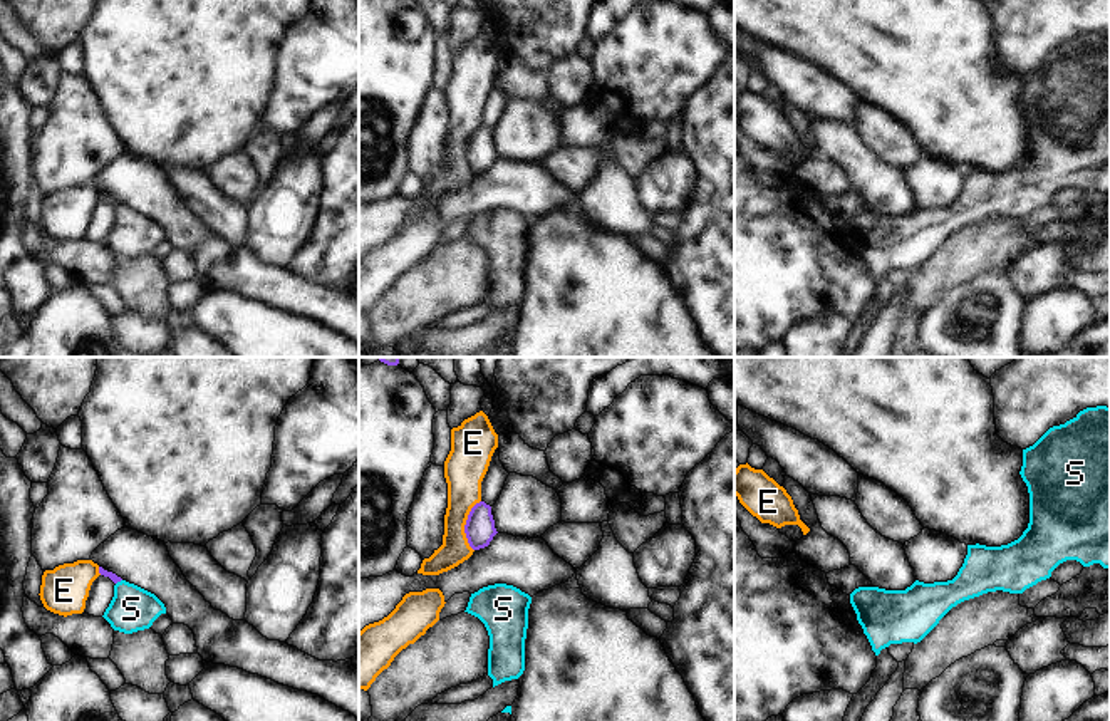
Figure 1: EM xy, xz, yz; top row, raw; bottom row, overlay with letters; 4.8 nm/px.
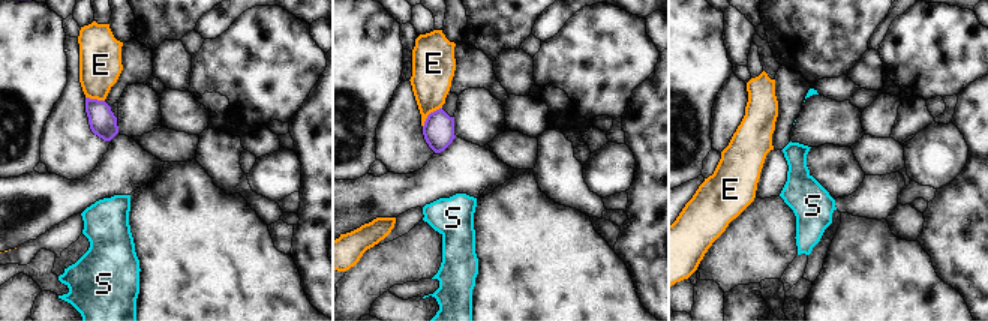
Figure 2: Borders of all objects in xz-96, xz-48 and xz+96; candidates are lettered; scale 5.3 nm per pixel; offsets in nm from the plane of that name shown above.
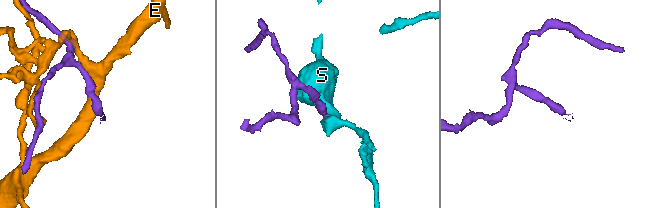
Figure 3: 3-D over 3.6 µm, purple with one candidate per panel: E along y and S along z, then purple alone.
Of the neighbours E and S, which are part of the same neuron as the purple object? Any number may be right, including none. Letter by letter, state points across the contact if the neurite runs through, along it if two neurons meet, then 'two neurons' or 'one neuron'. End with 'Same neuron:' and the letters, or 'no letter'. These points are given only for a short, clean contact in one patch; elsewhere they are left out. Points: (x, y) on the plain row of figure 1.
E: two neurons
S: across xy (111, 200), (118, 205), (131, 233) | one neuron
Same neuron: S

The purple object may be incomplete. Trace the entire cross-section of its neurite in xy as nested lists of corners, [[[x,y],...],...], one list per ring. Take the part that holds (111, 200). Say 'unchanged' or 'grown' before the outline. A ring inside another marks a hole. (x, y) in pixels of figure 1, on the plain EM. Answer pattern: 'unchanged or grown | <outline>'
grown | [[[99,191],[99,198],[116,208],[114,221],[102,240],[114,255],[124,258],[144,255],[149,253],[161,238],[166,238],[164,228],[154,218],[122,205],[102,191]]]

